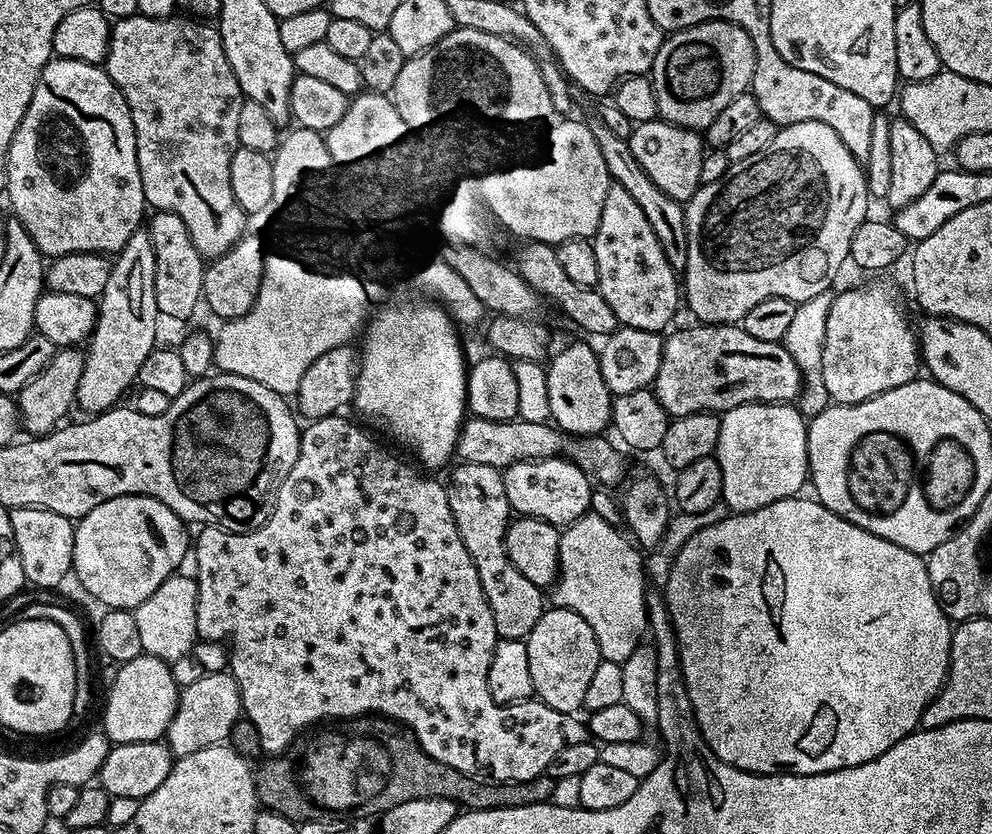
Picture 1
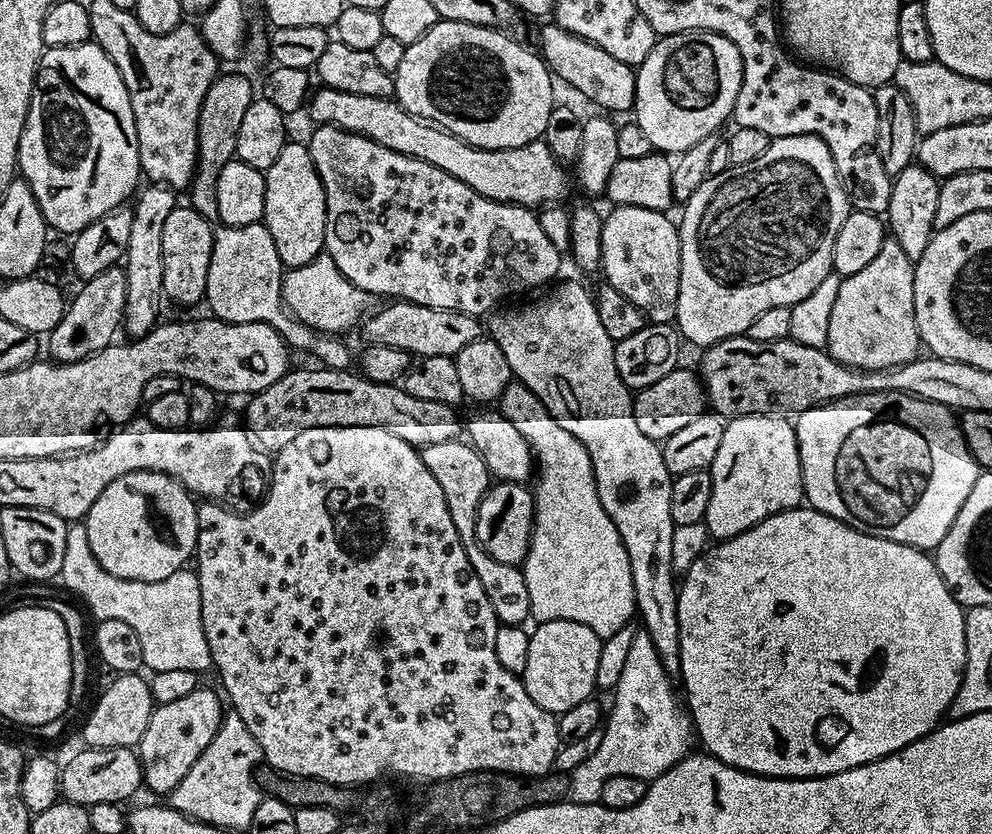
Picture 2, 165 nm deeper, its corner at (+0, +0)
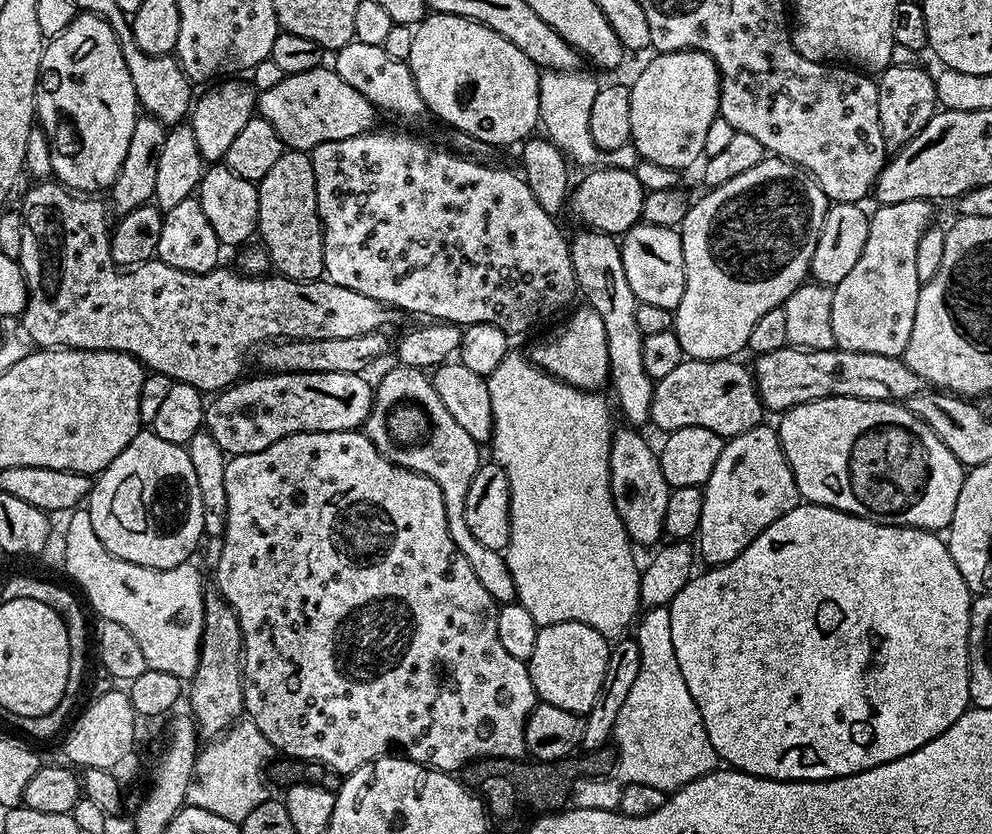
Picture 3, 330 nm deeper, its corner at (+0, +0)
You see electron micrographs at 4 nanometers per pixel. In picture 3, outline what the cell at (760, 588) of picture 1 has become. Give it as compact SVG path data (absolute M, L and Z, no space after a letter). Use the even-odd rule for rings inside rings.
M801 502L796 505L794 510L782 514L770 526L738 554L738 558L731 560L729 564L718 564L709 567L708 572L697 575L689 580L682 590L672 599L671 604L667 605L670 610L670 639L674 642L674 650L678 654L678 670L682 670L682 678L686 678L686 690L690 690L690 698L698 706L702 714L702 722L706 726L706 734L710 734L710 746L714 746L717 757L724 760L729 769L745 772L751 776L762 776L766 780L836 780L840 776L853 776L862 770L870 770L874 766L882 766L891 760L902 758L938 738L964 712L968 711L970 701L968 699L968 623L970 622L970 610L972 609L973 593L969 592L962 574L958 574L958 566L954 566L954 558L950 558L948 545L943 539L939 540L936 532L927 532L925 528L899 528L893 524L878 524L874 520L863 520L860 516L851 516L848 512L840 512L836 508L827 508L821 504L809 504ZM832 612L840 612L836 616L836 637L832 637Z

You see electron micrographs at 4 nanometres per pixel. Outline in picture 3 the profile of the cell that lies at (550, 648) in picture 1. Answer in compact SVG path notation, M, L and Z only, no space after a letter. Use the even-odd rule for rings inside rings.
M558 622L543 625L534 642L534 654L526 661L537 697L550 706L562 706L562 710L587 714L590 706L594 706L594 698L598 698L602 678L606 678L609 647L609 637L603 636L601 632L582 622Z

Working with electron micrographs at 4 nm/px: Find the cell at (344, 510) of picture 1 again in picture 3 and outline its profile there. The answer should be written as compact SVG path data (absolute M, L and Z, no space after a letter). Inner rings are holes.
M353 430L351 432L290 434L286 438L274 442L274 446L266 446L266 450L233 456L225 466L225 488L226 522L222 537L224 545L221 546L220 557L216 560L216 584L214 584L214 588L215 591L226 598L226 602L232 607L238 618L238 626L242 630L242 638L244 639L244 710L247 719L252 720L254 726L258 726L258 730L262 734L266 734L266 738L272 743L273 749L277 753L293 760L313 760L326 765L333 772L341 774L358 770L363 764L369 764L371 760L376 760L392 749L399 750L407 759L419 764L427 764L429 768L436 768L439 772L449 774L459 773L464 765L470 764L474 760L488 760L491 756L497 756L503 760L518 760L525 755L526 722L538 703L538 697L528 673L528 665L523 660L513 658L503 648L502 641L498 639L498 618L496 617L498 605L494 598L490 598L490 594L486 594L482 582L478 582L474 570L470 570L470 562L466 562L462 550L458 550L458 546L454 546L454 542L450 538L450 530L446 522L446 510L442 502L442 490L438 490L438 482L390 462L376 449L374 442L370 442L370 438L365 436L363 431Z

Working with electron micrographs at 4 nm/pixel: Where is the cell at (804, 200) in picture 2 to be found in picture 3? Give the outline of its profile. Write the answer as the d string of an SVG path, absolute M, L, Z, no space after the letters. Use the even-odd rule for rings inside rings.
M769 155L758 166L753 166L751 170L745 170L743 174L738 174L738 178L730 178L730 182L722 182L722 186L708 188L705 196L700 201L693 203L688 209L683 224L678 231L682 242L682 254L684 255L684 269L686 270L686 286L682 294L682 302L674 309L674 331L678 342L682 342L682 350L685 357L693 360L727 360L739 357L748 346L750 330L754 330L758 318L766 314L766 310L774 310L781 307L798 290L800 284L809 279L814 258L814 246L818 246L818 234L822 230L822 222L826 218L830 201L826 194L816 184L816 181L796 164L788 160L780 160L777 156Z

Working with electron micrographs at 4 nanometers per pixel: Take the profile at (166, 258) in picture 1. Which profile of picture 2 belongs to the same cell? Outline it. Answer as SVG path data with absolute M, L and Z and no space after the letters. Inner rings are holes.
M178 206L174 210L170 210L170 214L166 218L166 227L162 229L162 286L167 299L172 299L176 304L196 304L198 302L200 304L205 299L213 231L213 225L191 206Z

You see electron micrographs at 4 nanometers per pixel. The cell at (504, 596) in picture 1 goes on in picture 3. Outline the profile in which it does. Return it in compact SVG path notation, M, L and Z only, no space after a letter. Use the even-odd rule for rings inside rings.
M395 367L381 378L380 385L375 385L372 409L362 431L387 460L438 482L454 546L462 550L466 562L470 562L470 570L474 570L478 582L482 582L486 594L490 594L497 605L513 603L516 600L516 583L508 568L507 559L501 553L486 550L486 546L482 546L482 542L478 542L478 538L474 538L474 534L470 534L466 526L466 494L482 463L481 445L470 438L470 434L466 434L466 430L458 426L450 410L446 410L427 371Z

